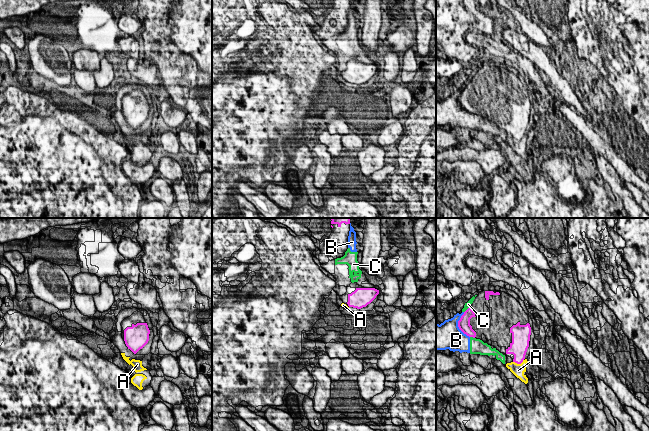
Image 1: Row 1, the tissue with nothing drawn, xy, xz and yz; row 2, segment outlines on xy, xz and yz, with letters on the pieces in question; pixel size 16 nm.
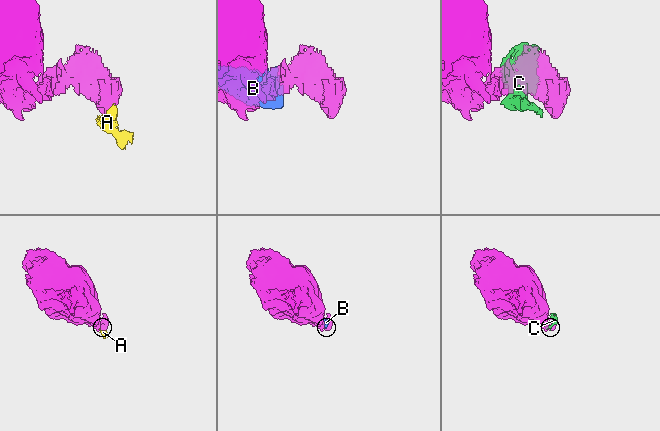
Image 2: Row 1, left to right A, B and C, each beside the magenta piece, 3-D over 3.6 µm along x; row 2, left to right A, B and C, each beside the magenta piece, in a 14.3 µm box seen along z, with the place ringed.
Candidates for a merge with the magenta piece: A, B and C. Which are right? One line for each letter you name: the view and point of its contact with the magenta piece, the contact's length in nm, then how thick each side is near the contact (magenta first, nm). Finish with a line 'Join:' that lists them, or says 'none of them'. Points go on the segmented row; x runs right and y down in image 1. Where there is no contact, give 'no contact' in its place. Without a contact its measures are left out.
Join: none of them

